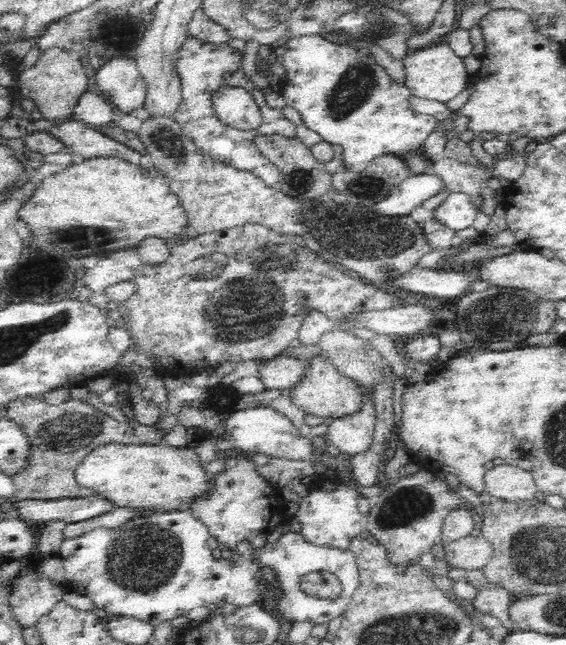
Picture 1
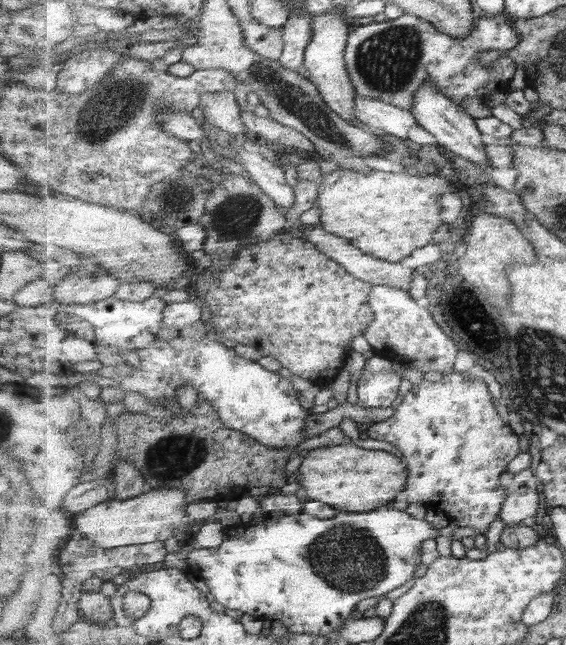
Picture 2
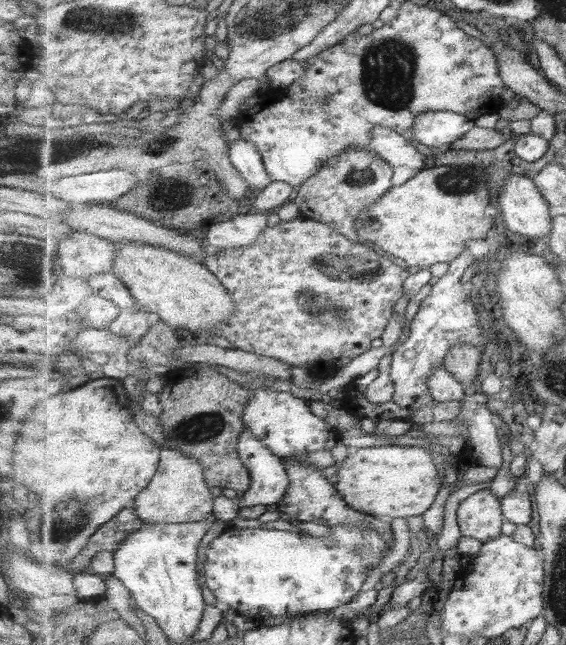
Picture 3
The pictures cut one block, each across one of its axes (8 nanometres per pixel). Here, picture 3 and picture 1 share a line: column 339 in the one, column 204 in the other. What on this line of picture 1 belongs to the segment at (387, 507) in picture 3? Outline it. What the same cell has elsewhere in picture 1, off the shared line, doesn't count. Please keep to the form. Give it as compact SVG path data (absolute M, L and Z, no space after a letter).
M130 443L106 444L91 450L76 467L75 477L81 487L92 489L94 494L126 508L134 510L171 511L183 505L188 505L196 496L202 496L214 483L210 481L213 476L206 474L203 462L190 447L173 447L160 443L156 445Z

